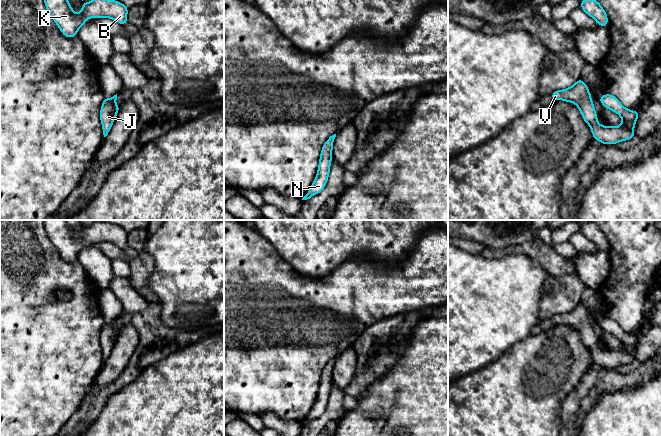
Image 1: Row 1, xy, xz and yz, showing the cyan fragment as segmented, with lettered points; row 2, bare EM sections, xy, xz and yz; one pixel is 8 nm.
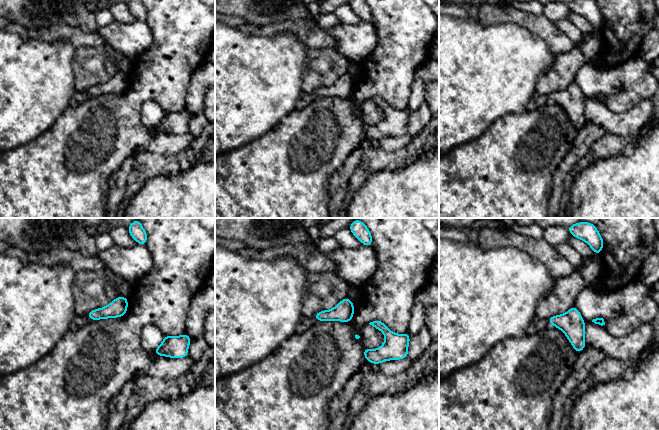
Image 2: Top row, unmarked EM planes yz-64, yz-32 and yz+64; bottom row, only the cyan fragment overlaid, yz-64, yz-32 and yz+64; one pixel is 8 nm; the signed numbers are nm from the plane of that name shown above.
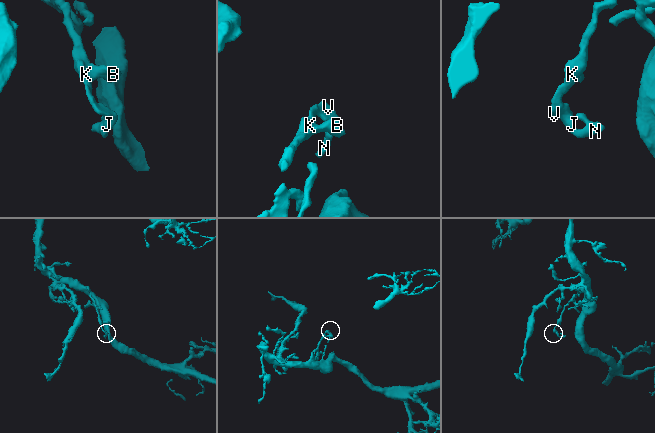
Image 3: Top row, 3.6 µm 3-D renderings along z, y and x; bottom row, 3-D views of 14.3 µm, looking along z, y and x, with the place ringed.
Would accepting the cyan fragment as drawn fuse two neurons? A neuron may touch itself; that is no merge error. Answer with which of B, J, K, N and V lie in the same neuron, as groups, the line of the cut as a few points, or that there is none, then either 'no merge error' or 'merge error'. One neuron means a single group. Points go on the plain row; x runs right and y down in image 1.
B J K N V; no cut; no merge error

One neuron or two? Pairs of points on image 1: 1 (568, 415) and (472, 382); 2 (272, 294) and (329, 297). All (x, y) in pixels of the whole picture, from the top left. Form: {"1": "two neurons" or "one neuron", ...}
{"1": "two neurons", "2": "one neuron"}

